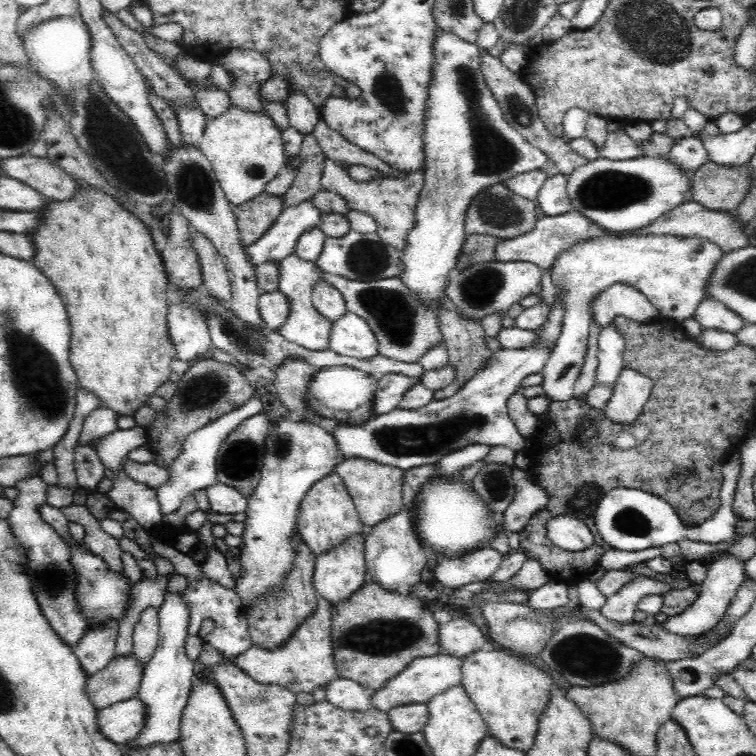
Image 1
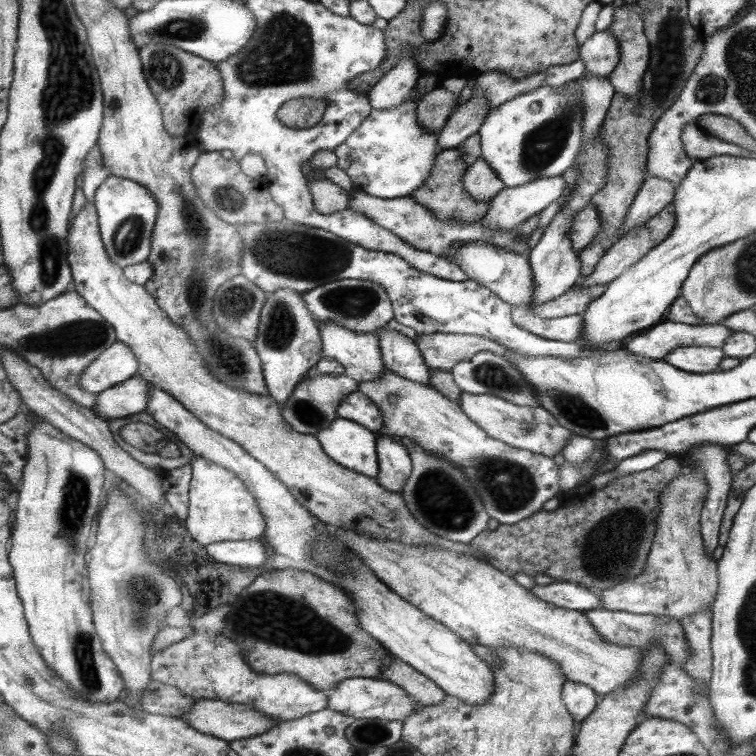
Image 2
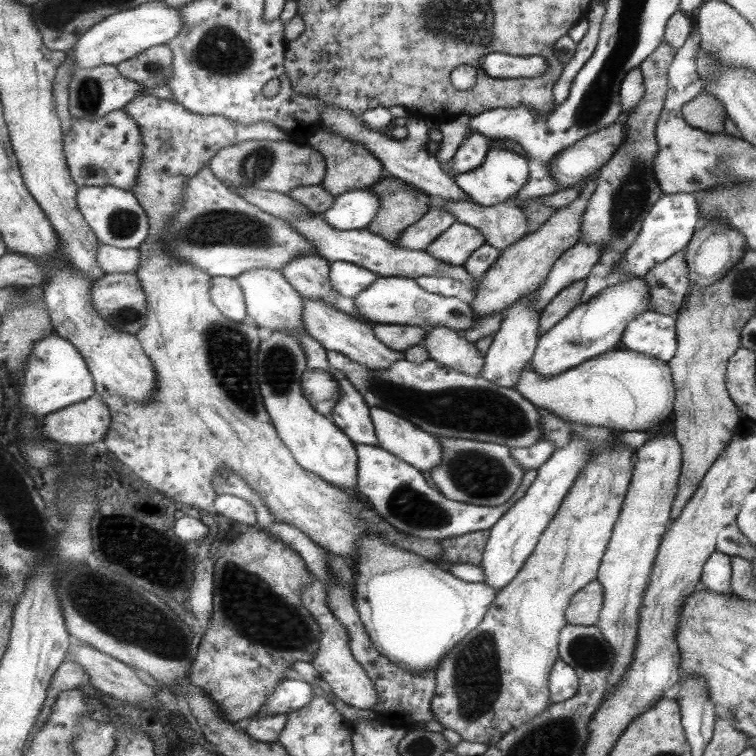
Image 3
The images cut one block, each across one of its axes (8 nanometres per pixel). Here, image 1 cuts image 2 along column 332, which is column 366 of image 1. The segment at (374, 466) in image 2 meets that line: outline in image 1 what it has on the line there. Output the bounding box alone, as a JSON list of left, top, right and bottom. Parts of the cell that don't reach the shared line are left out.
[330,287,564,470]

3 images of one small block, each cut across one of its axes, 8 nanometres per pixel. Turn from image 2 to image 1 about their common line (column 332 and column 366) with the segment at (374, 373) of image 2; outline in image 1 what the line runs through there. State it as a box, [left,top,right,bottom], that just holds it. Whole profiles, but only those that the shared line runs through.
[329,309,379,359]

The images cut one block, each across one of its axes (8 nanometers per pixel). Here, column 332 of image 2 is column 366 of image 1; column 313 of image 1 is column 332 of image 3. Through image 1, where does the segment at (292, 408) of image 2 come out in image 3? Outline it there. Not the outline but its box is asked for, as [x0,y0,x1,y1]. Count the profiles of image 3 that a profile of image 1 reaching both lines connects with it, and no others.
[300,368,339,416]

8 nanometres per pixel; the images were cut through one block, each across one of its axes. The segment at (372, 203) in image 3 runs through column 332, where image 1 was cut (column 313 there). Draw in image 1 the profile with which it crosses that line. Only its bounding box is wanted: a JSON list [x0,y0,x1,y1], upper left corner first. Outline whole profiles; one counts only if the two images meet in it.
[245,200,322,266]

